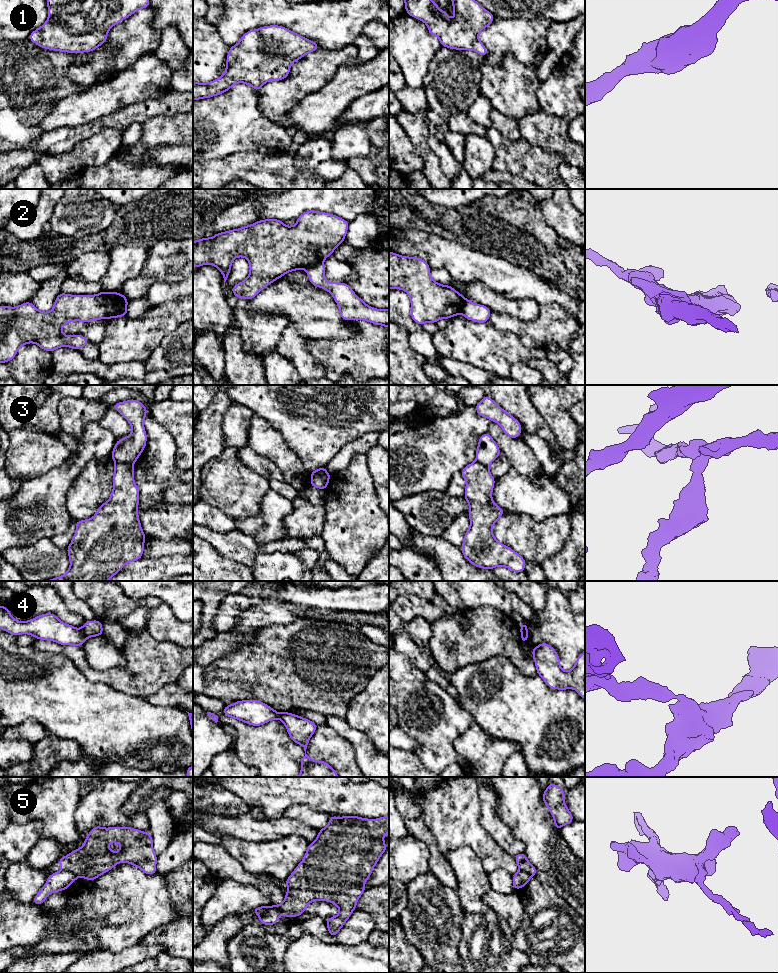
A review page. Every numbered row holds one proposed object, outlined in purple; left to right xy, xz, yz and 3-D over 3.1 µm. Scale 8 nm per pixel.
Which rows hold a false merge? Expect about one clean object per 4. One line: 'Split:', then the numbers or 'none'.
Split: 2, 3, 4, 5

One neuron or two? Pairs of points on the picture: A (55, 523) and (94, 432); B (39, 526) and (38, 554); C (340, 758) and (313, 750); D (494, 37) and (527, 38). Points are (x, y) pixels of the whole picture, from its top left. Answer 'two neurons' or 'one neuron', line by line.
A: one neuron
B: two neurons
C: one neuron
D: one neuron

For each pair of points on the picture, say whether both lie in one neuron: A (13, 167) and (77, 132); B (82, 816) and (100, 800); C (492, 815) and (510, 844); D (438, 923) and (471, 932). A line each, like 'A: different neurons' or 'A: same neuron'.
A: same neuron
B: same neuron
C: same neuron
D: different neurons

